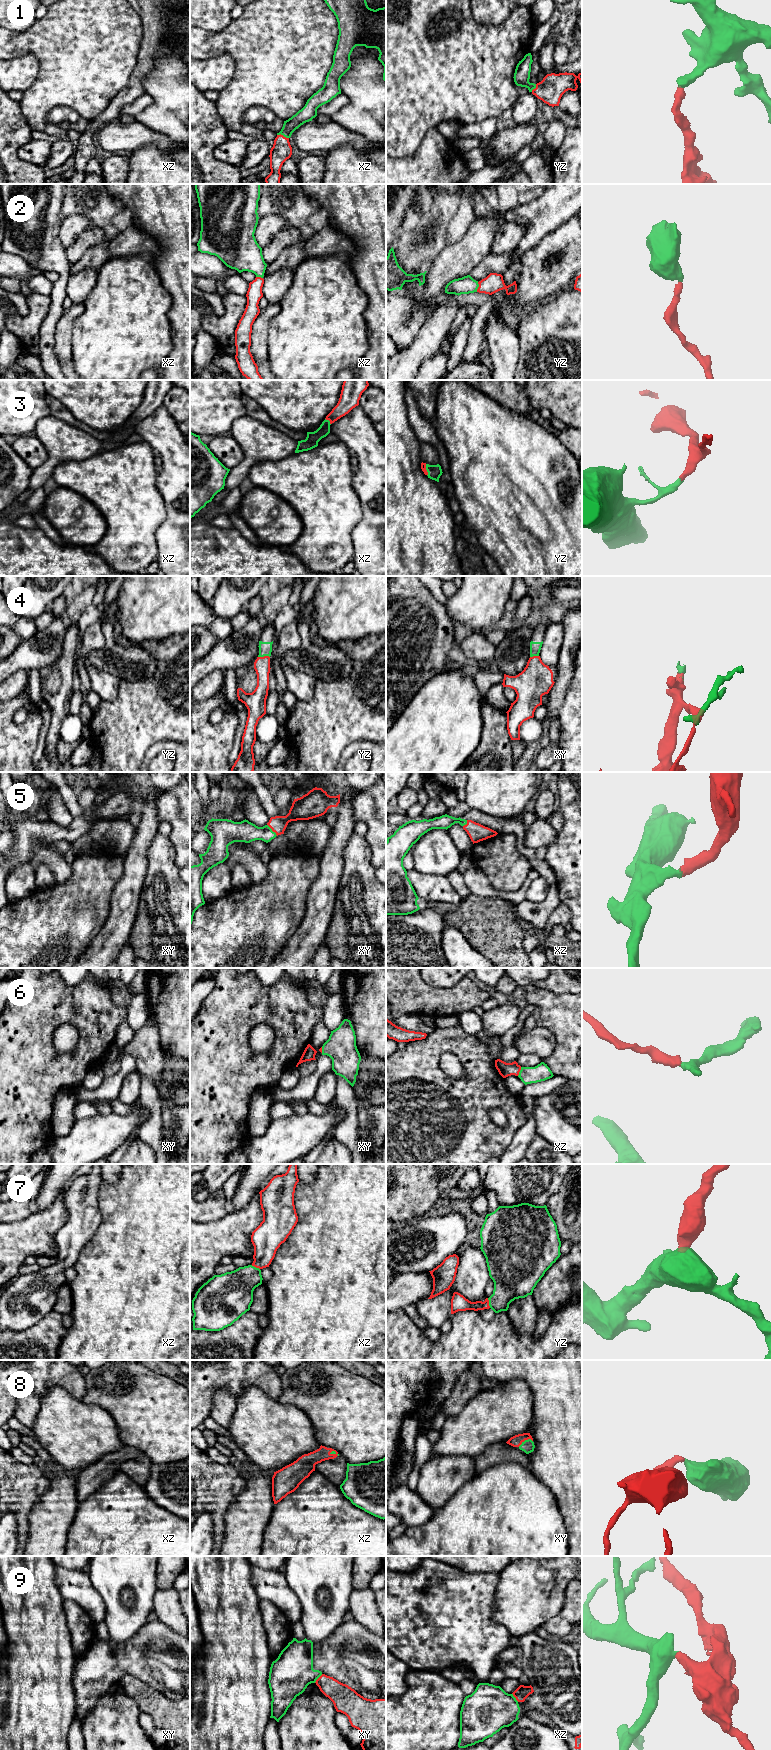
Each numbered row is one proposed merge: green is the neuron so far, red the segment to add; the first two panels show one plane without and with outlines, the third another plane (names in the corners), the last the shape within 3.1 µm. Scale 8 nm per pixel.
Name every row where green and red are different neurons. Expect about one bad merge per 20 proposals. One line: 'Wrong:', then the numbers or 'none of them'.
Wrong: 9

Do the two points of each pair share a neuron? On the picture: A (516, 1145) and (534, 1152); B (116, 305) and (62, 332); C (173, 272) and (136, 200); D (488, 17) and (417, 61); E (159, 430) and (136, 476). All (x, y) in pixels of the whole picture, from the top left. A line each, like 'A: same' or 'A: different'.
A: different
B: different
C: same
D: different
E: different

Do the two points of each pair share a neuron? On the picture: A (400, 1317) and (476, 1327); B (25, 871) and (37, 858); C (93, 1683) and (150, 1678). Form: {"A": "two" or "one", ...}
{"A": "two", "B": "two", "C": "one"}

